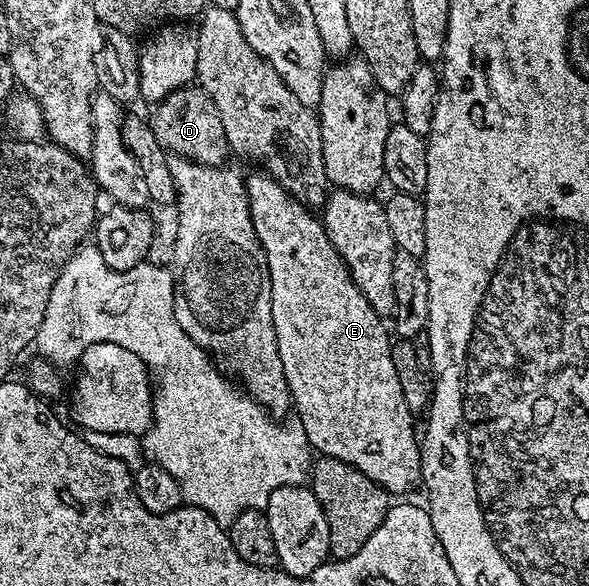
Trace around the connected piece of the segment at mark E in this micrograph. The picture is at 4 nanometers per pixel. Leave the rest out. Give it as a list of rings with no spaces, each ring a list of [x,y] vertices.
[[[267,173],[261,175],[248,176],[245,179],[245,196],[249,198],[249,212],[253,222],[253,231],[257,235],[257,240],[261,243],[261,248],[265,250],[267,257],[267,269],[271,277],[271,317],[275,321],[275,337],[279,345],[279,361],[283,361],[283,373],[287,377],[287,385],[291,396],[292,406],[295,408],[295,415],[301,418],[299,422],[300,430],[304,431],[305,438],[314,452],[322,456],[338,459],[363,473],[371,481],[375,481],[387,493],[393,491],[401,495],[404,491],[409,491],[413,486],[421,483],[421,443],[419,442],[419,431],[413,428],[414,412],[407,409],[407,401],[403,401],[403,388],[399,386],[399,376],[395,373],[395,364],[391,362],[391,338],[385,332],[382,316],[367,305],[367,297],[359,293],[347,265],[339,257],[335,245],[325,232],[325,224],[320,218],[317,219],[312,210],[307,208],[297,199],[292,199],[288,193],[277,184]]]

